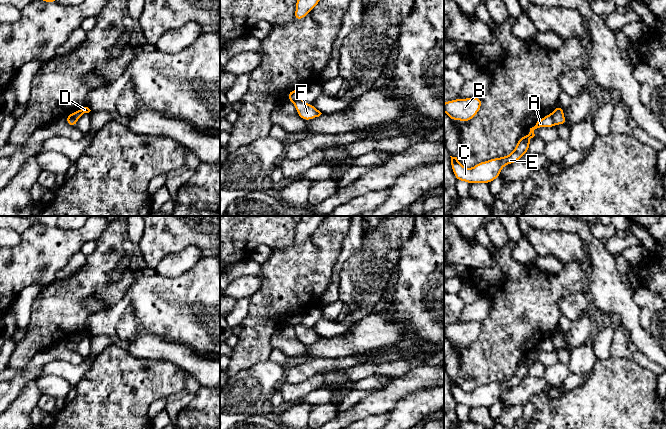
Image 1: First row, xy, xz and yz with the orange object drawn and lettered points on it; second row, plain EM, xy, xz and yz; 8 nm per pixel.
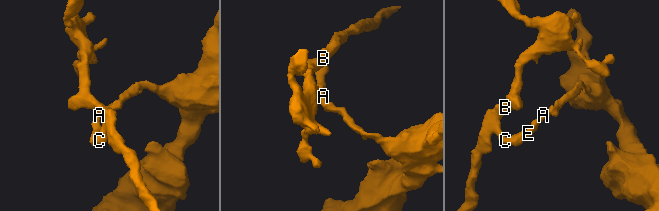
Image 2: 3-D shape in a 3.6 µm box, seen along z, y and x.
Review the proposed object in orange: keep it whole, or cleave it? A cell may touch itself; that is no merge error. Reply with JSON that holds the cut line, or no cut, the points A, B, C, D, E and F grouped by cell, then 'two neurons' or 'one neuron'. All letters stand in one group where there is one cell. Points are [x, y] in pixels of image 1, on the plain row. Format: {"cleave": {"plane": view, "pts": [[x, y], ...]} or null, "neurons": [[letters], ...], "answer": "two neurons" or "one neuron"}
{"cleave": {"plane": "yz", "pts": [[550, 338], [555, 346]]}, "neurons": [["A", "B", "C", "E"], ["D", "F"]], "answer": "two neurons"}

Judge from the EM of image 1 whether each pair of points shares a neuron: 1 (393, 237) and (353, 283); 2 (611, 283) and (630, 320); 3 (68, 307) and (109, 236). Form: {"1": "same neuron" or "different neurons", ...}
{"1": "same neuron", "2": "same neuron", "3": "same neuron"}

